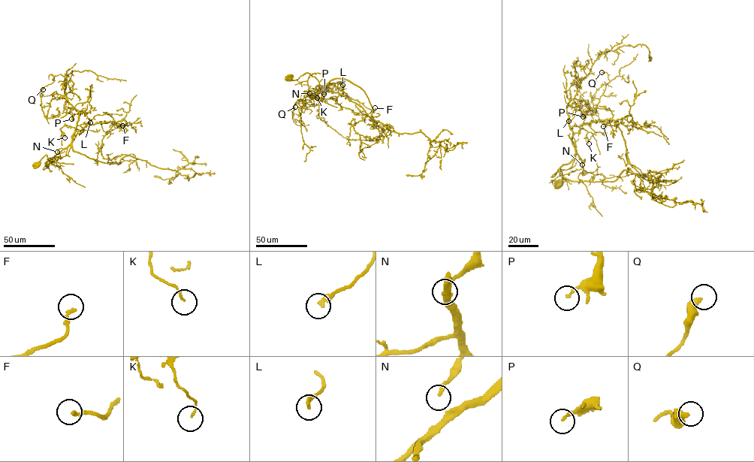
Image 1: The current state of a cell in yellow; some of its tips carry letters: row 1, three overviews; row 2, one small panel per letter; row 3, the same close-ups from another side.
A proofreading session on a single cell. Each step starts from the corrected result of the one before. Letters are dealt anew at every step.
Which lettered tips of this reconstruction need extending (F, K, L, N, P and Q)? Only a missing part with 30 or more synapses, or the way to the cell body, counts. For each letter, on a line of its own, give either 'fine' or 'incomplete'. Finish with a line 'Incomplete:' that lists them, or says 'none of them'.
F: fine
K: fine
L: fine
N: fine
P: fine
Q: fine
Incomplete: none of them

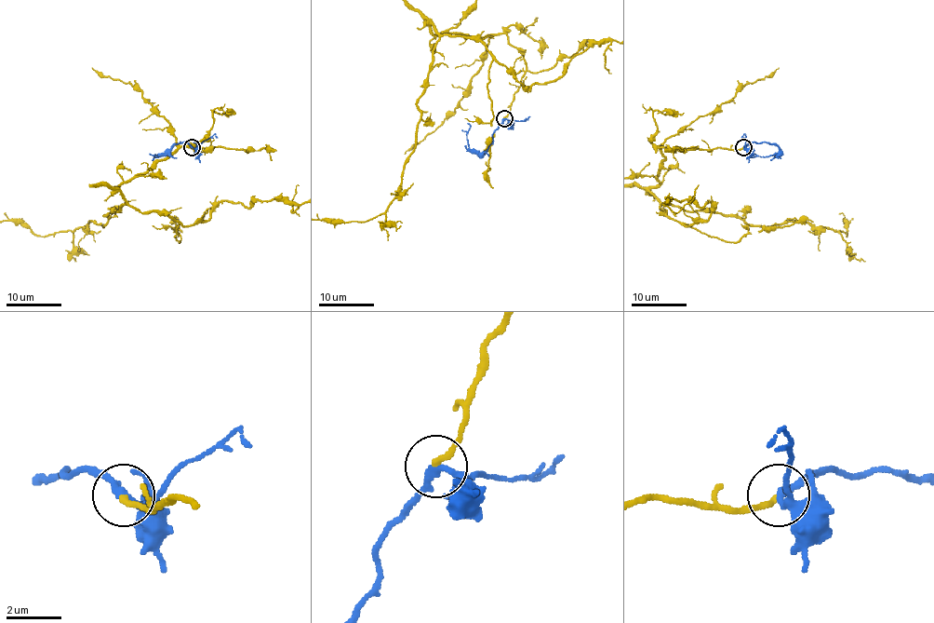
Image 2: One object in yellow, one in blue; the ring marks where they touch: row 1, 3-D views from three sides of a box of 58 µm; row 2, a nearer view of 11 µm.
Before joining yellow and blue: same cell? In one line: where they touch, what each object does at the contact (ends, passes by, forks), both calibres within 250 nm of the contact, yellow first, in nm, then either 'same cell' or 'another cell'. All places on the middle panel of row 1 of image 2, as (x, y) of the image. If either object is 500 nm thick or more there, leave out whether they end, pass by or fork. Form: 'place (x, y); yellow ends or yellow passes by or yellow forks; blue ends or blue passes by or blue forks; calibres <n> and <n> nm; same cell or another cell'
place (504, 118); yellow ends; blue passes by; calibres 220 and 260 nm; same cell

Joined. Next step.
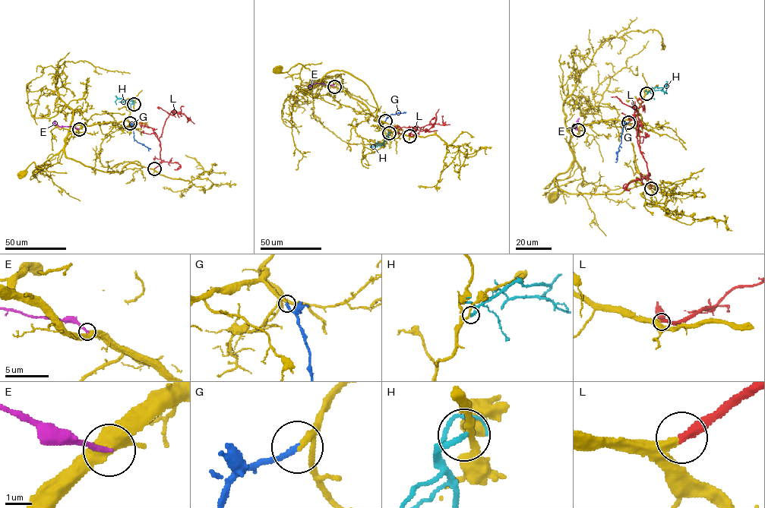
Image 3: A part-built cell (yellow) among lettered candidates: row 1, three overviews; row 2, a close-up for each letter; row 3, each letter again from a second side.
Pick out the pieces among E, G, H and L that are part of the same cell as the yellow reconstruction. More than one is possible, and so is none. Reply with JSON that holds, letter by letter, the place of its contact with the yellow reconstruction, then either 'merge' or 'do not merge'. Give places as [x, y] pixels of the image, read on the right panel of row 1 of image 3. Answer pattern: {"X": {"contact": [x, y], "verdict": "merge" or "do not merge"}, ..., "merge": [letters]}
{"E": {"contact": [578, 130], "verdict": "do not merge"}, "G": {"contact": [628, 122], "verdict": "merge"}, "H": {"contact": [646, 93], "verdict": "do not merge"}, "L": {"contact": [651, 188], "verdict": "merge"}, "merge": ["G", "L"]}

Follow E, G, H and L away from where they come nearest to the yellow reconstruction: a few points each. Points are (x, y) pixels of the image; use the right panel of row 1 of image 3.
E: (578, 130), (573, 126), (579, 118)
G: (628, 122), (624, 124), (615, 162)
H: (646, 93), (655, 86), (662, 88), (666, 85), (664, 94)
L: (650, 187), (646, 162), (638, 144), (636, 108), (633, 103), (634, 114), (630, 118), (621, 112)

